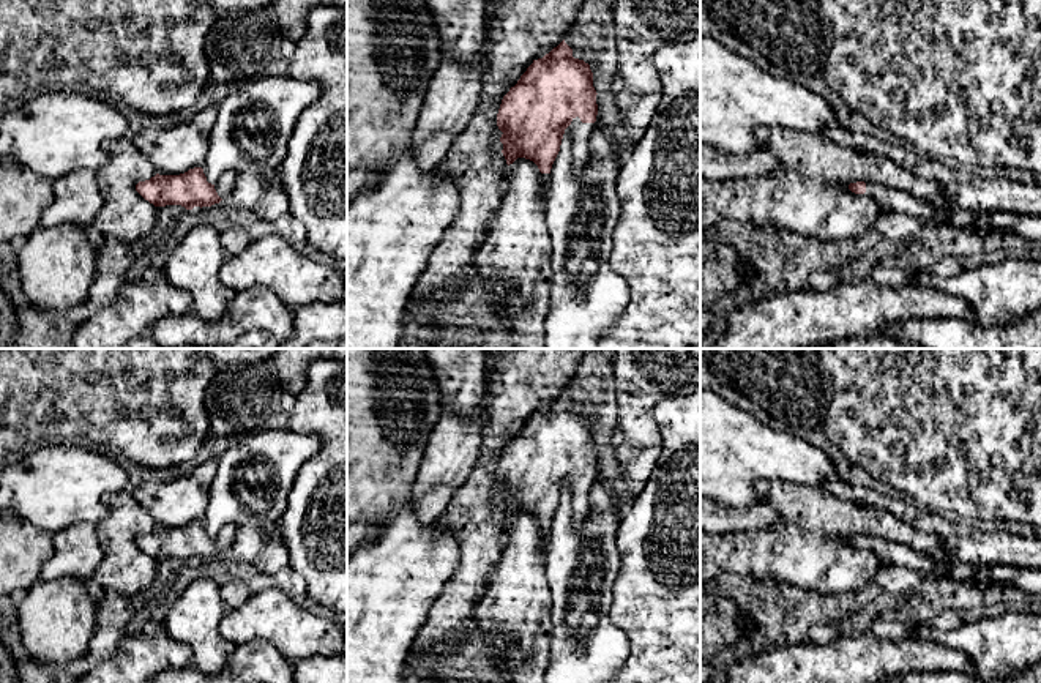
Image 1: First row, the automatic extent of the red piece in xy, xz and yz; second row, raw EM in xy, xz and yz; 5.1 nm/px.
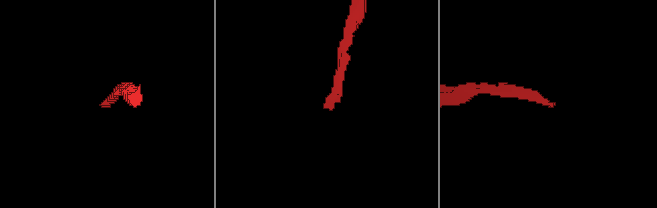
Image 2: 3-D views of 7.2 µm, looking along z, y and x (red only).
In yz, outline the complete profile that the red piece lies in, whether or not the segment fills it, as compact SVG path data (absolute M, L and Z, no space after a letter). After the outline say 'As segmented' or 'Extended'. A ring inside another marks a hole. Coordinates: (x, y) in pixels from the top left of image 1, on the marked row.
M874 181L850 183L849 189L855 194L874 197L883 210L905 213L916 218L923 224L937 221L953 226L953 210L932 207L926 200L915 197L910 192L886 188Z. Extended

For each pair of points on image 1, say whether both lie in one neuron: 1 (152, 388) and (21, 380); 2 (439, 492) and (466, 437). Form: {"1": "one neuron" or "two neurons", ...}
{"1": "one neuron", "2": "one neuron"}

